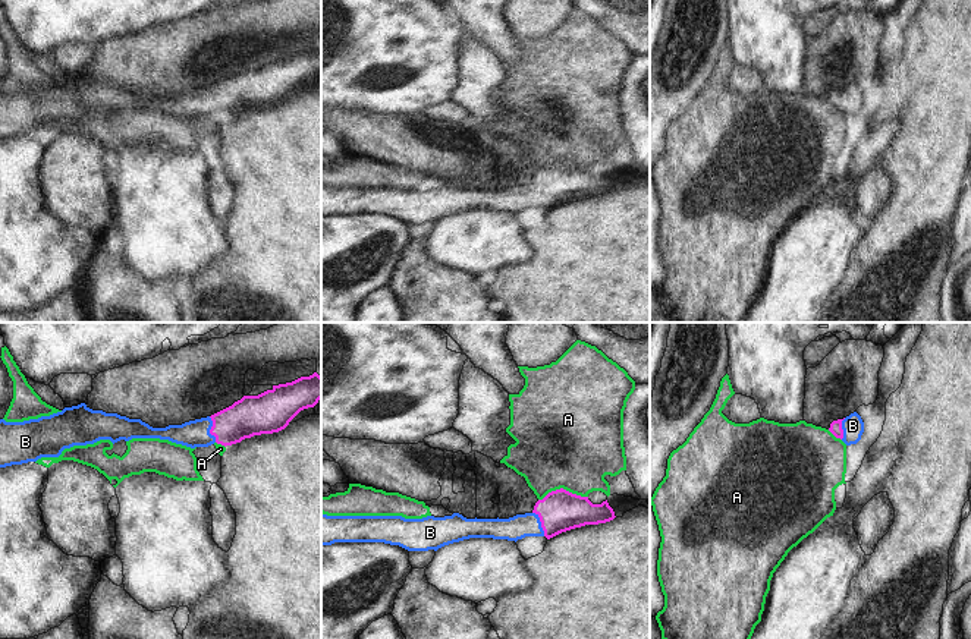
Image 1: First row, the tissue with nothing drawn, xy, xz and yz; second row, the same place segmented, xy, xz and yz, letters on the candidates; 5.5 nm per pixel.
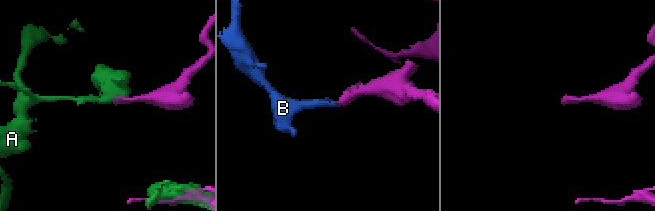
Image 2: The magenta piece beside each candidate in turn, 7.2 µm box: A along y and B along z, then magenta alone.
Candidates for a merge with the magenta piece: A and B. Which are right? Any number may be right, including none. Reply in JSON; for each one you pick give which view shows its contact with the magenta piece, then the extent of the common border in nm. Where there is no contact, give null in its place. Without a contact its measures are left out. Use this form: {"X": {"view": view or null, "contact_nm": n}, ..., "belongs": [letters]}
{"B": {"view": "xy", "contact_nm": 150}, "belongs": ["B"]}

